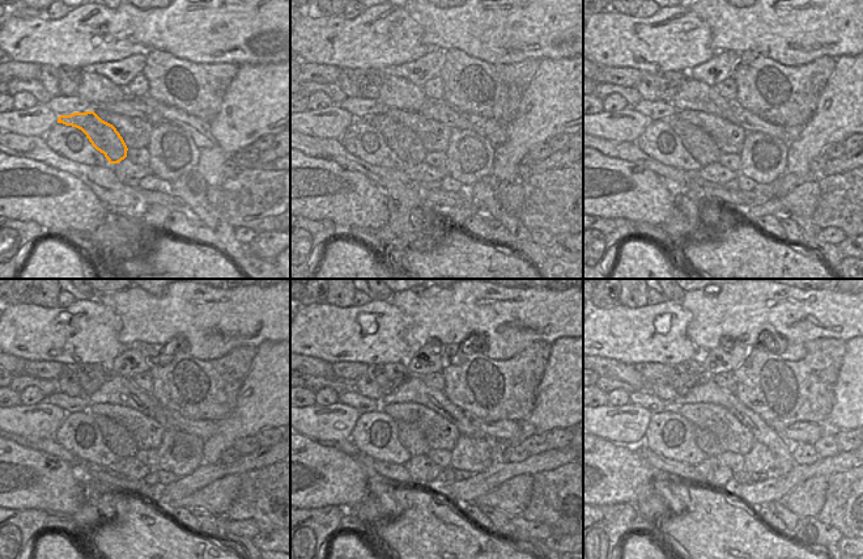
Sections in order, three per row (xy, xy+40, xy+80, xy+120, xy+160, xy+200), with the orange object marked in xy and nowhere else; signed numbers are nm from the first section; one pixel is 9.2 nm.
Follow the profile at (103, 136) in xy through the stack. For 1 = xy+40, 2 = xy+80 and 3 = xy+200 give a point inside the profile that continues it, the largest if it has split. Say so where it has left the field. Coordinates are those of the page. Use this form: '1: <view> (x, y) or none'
1: xy+40 (403, 142)
2: xy+80 (702, 148)
3: xy+200 (706, 441)

